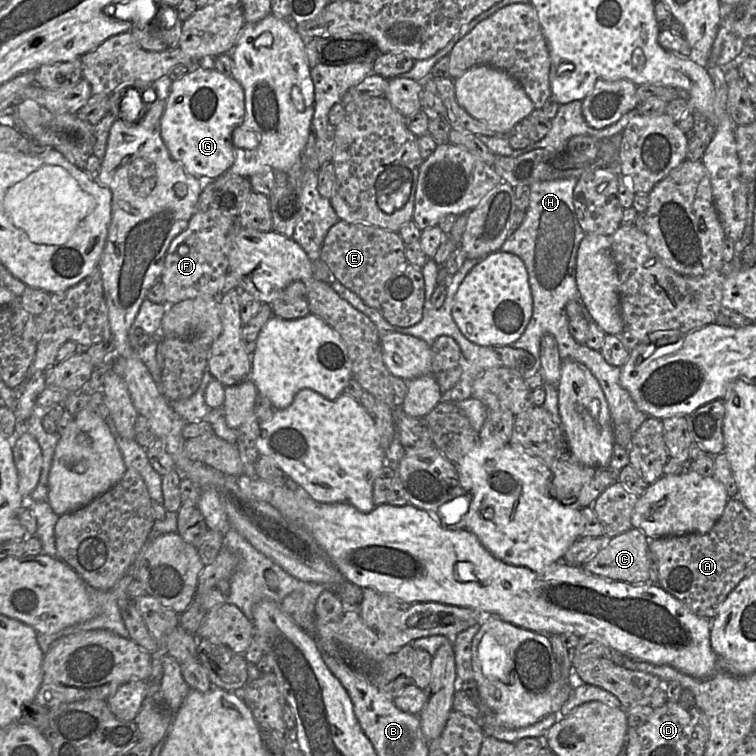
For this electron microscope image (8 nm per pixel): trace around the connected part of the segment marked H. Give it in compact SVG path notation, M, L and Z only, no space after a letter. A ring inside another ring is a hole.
M571 177L537 181L530 185L530 203L525 217L500 248L503 252L519 256L524 262L533 298L530 321L520 338L509 346L524 349L540 360L541 339L545 334L551 334L557 342L562 360L570 359L584 364L597 379L608 402L613 423L625 423L634 433L648 415L638 409L629 392L622 387L621 367L610 365L599 351L578 343L569 331L569 318L565 307L571 300L580 303L588 323L594 322L581 299L576 283L577 251L586 235L578 222L573 204L573 192L577 181L577 178Z

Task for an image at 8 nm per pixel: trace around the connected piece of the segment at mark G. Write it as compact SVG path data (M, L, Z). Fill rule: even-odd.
M202 66L189 70L181 79L172 81L170 95L160 121L163 142L171 157L190 175L216 179L229 170L235 161L233 132L245 117L245 95L242 86L231 76Z

